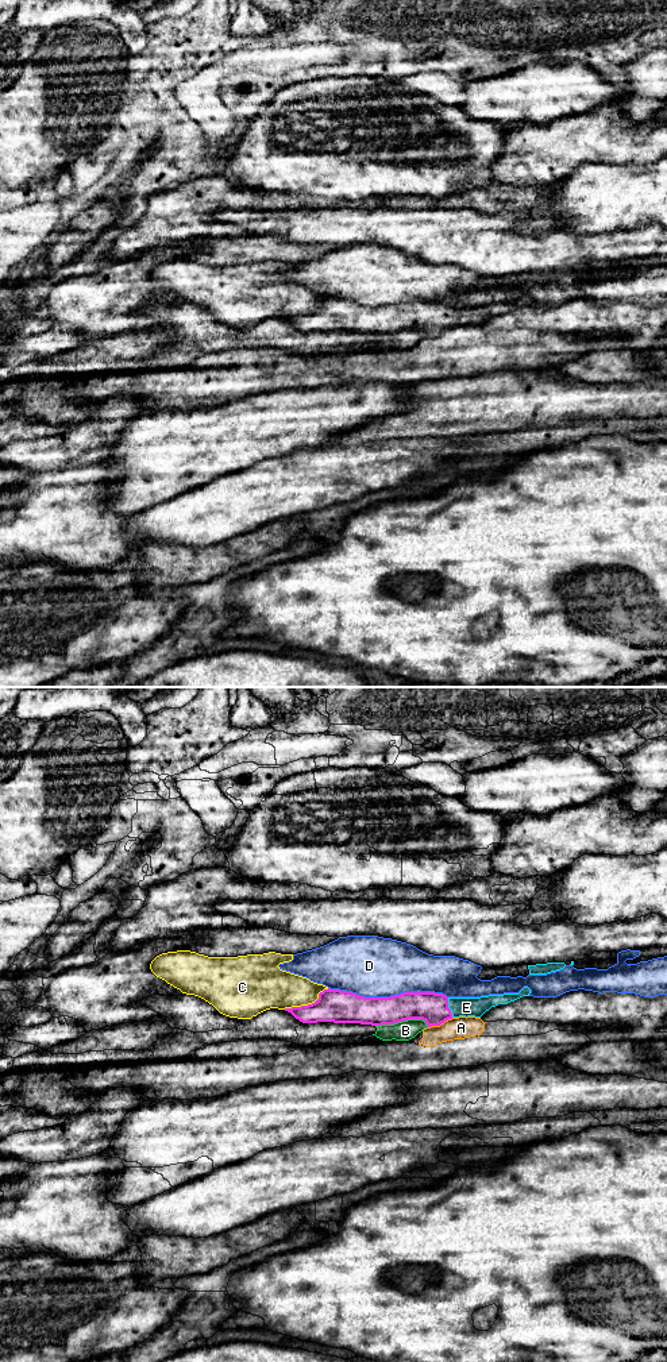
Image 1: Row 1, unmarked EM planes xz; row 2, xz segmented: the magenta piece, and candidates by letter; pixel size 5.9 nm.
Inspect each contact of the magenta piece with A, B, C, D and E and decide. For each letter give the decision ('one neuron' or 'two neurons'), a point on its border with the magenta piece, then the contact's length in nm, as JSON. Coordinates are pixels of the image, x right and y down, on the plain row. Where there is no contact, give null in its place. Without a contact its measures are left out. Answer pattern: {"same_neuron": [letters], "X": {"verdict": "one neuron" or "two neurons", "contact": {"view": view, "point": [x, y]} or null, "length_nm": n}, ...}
{"same_neuron": ["E"], "A": {"verdict": "two neurons", "contact": {"view": "xz", "point": [440, 332]}, "length_nm": 160}, "B": {"verdict": "two neurons", "contact": {"view": "xz", "point": [403, 328]}, "length_nm": 320}, "C": {"verdict": "two neurons", "contact": {"view": "xz", "point": [308, 313]}, "length_nm": 300}, "D": {"verdict": "two neurons", "contact": {"view": "xz", "point": [388, 307]}, "length_nm": 700}, "E": {"verdict": "one neuron", "contact": {"view": "xz", "point": [447, 316]}, "length_nm": 120}}

